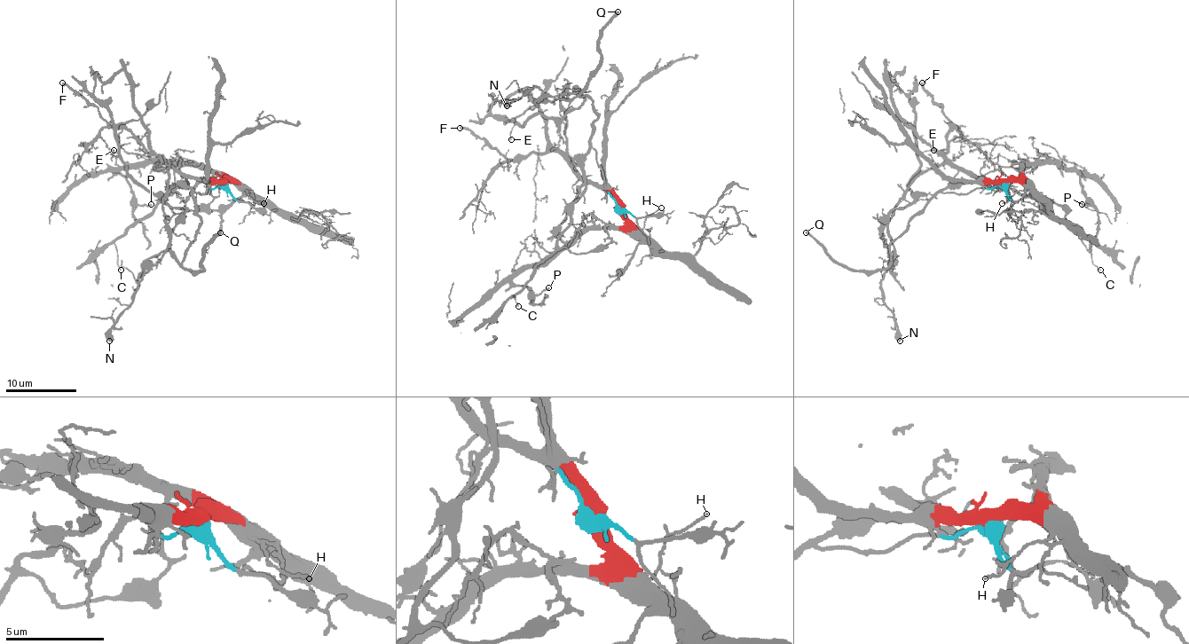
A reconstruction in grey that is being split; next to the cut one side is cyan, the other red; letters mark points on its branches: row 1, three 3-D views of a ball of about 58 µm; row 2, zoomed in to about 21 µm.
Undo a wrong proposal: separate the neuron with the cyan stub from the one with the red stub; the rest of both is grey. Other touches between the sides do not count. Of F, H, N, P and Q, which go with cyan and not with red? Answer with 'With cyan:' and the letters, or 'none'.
With cyan: N, Q

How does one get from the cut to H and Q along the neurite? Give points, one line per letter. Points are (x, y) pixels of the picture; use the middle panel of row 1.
H: (621, 210), (639, 231), (648, 215), (660, 208)
Q: (621, 210), (607, 191), (590, 136), (599, 113), (586, 95), (579, 93), (599, 64), (601, 30), (618, 11)

